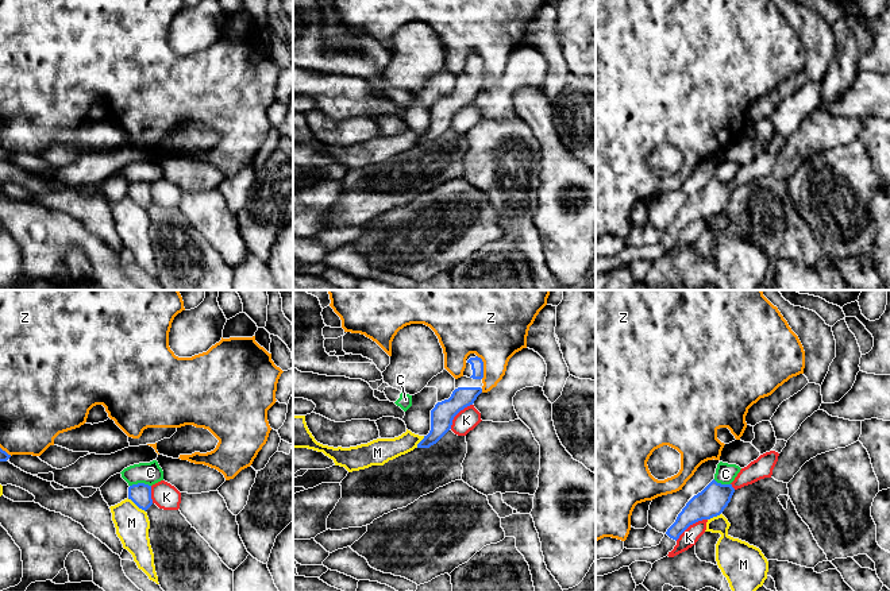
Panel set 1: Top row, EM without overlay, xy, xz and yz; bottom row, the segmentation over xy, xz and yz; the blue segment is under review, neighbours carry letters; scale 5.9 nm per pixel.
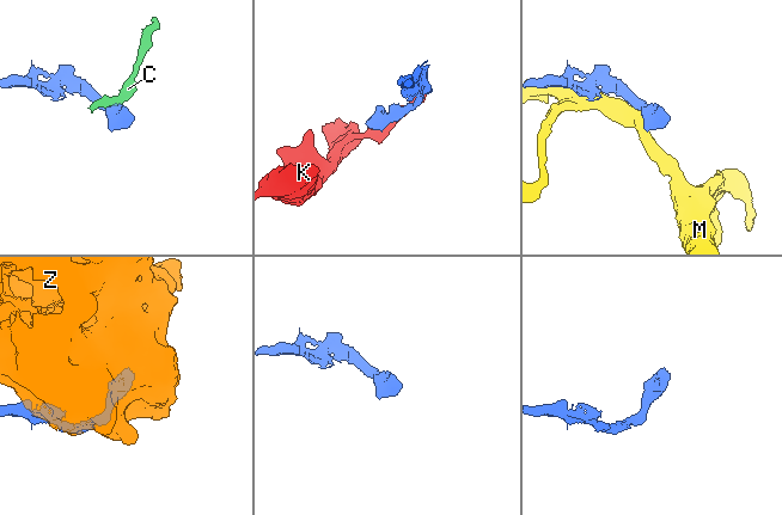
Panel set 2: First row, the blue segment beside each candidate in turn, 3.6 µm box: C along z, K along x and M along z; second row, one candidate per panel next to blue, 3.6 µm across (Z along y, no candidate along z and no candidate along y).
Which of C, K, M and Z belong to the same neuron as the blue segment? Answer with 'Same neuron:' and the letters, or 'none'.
Same neuron: none

